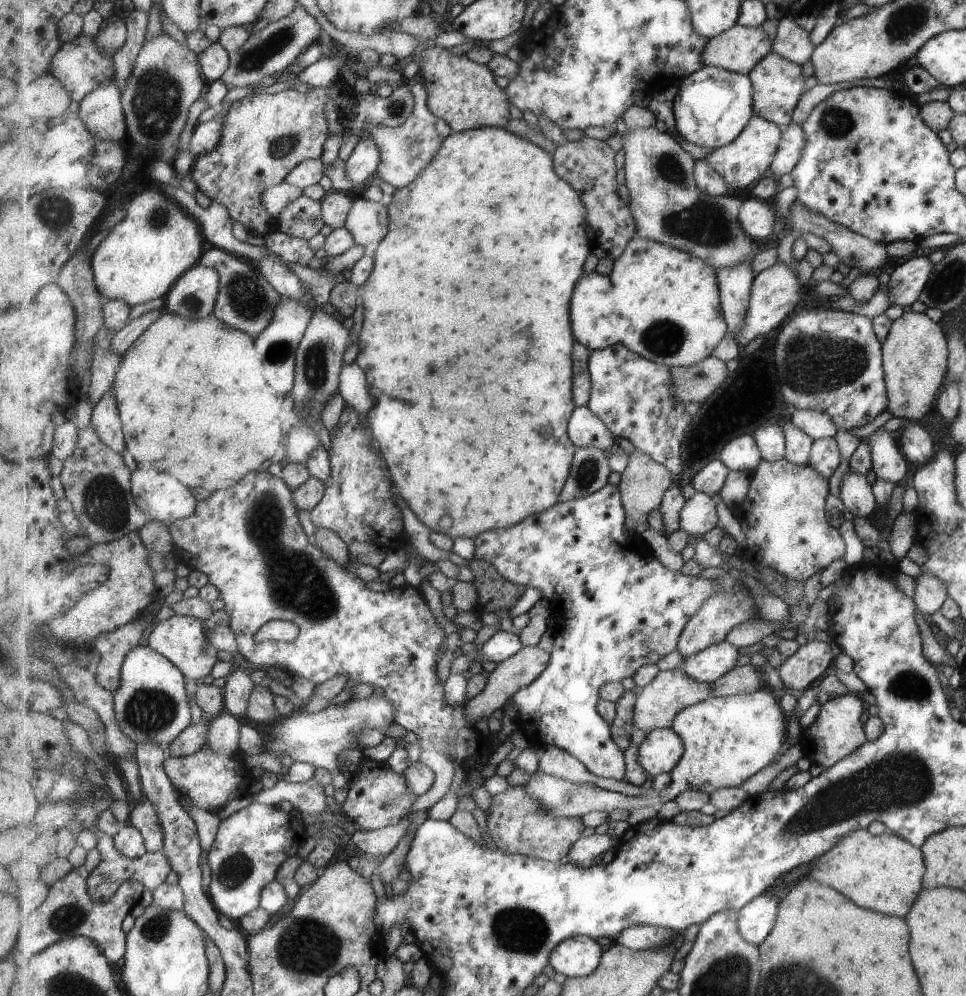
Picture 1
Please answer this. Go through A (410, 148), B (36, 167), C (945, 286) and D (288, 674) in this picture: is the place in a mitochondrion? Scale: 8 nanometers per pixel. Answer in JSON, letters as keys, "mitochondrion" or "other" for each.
{"A":"mitochondrion","B":"other","C":"mitochondrion","D":"other"}

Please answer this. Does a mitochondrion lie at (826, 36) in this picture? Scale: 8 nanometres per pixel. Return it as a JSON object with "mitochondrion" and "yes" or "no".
{"mitochondrion":"no"}

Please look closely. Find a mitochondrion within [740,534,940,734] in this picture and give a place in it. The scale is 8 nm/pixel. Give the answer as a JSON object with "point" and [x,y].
{"point":[909,686]}

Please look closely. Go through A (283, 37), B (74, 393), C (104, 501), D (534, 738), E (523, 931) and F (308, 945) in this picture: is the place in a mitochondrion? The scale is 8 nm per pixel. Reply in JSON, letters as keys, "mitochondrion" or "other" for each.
{"A":"mitochondrion","B":"other","C":"mitochondrion","D":"other","E":"mitochondrion","F":"mitochondrion"}

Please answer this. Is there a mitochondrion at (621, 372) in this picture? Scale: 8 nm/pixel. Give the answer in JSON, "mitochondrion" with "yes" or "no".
{"mitochondrion":"no"}

